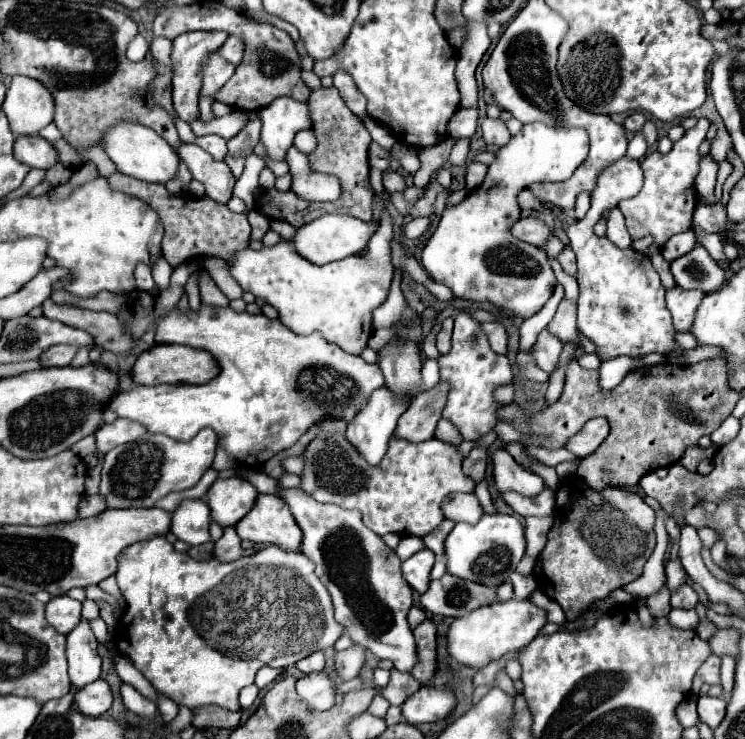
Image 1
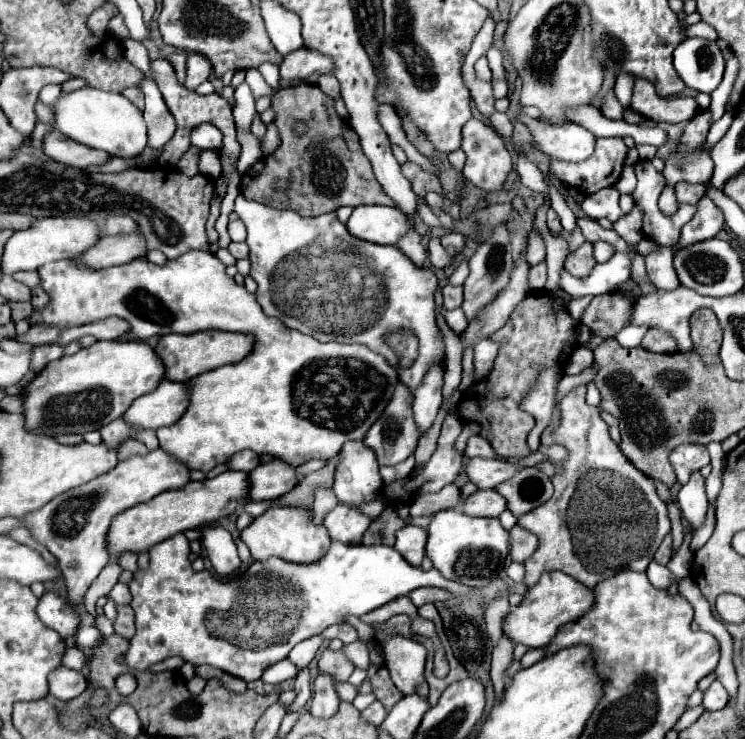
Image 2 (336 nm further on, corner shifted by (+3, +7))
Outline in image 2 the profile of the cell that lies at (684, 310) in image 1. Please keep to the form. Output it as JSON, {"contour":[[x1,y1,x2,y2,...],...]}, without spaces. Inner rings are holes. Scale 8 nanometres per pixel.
{"contour":[[658,246,654,252,646,256,646,270,656,288,674,290,680,286,676,270,672,266,672,258,674,258,674,250,666,246,664,248]]}

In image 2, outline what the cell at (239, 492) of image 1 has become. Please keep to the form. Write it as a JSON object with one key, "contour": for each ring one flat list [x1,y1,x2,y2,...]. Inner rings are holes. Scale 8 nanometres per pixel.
{"contour":[[276,458,256,466,254,472,250,472,250,484,252,500,276,500,298,484,298,474,294,466]]}

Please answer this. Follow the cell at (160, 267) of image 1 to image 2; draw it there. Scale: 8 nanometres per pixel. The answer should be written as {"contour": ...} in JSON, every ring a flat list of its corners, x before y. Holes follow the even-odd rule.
{"contour":[[190,250,186,254,182,254,178,260,166,260,164,266,158,266,158,264,152,264,150,260,146,258,138,258,138,260,132,260,128,264,122,264,122,266,110,266,110,268,102,268,102,270,90,270,82,264,78,264,76,260,58,260,58,262,50,262,50,264,44,264,38,268,38,274,40,274,40,286,42,290,50,296,48,300,48,306,44,308,34,308,32,314,26,318,28,324,32,322,46,322,48,326,82,326,82,324,90,324,90,322,96,322,96,320,104,320,104,318,110,318,110,316,118,316,118,318,124,318,130,322,132,326,132,332,134,332,134,338,138,340,148,340,150,336,158,334,158,336,164,336,164,334,170,334,170,332,182,332,182,334,190,334,190,332,198,332,198,330,232,330,232,332,244,332,244,334,254,334,256,336,256,346,252,350,252,354,248,354,244,360,240,360,238,364,230,364,212,370,212,372,204,372,196,378,190,380,190,406,186,410,186,414,176,422,172,424,170,428,158,428,156,430,156,436,160,440,160,448,166,450,170,456,178,458,180,462,184,462,188,468,192,470,200,470,200,472,208,472,212,470,214,466,218,464,224,464,234,452,238,450,254,450,256,454,272,454,272,456,278,456,294,466,298,464,304,464,312,458,334,458,342,444,348,442,348,440,362,440,368,432,368,428,378,420,378,416,382,414,382,410,388,406,392,394,394,394,394,388,396,384,400,382,398,380,398,372,394,366,390,366,380,354,376,354,374,350,370,350,368,346,362,346,362,344,340,344,340,342,328,342,328,344,322,344,314,338,308,338,306,334,298,332,298,330,292,330,288,326,284,326,278,318,272,318,272,316,266,316,260,308,260,304,256,302,256,296,250,294,242,284,236,284,234,278,230,278,226,274,226,266,216,258,212,256,210,252,204,252,204,250]]}

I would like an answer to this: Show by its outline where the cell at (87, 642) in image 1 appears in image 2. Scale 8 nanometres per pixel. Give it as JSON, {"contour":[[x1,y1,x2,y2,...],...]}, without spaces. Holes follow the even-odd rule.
{"contour":[[158,448,154,452,148,452,146,456,132,456,120,462,114,470,78,488,68,490,58,498,52,498,46,506,42,506,42,510,32,510,30,514,24,514,20,520,30,530,32,538,46,546,58,558,68,586,68,598,74,606,78,606,84,600,88,586,110,562,108,530,112,518,140,502,148,502,164,490,180,488,188,480,188,468,180,460,168,456,162,448]]}

